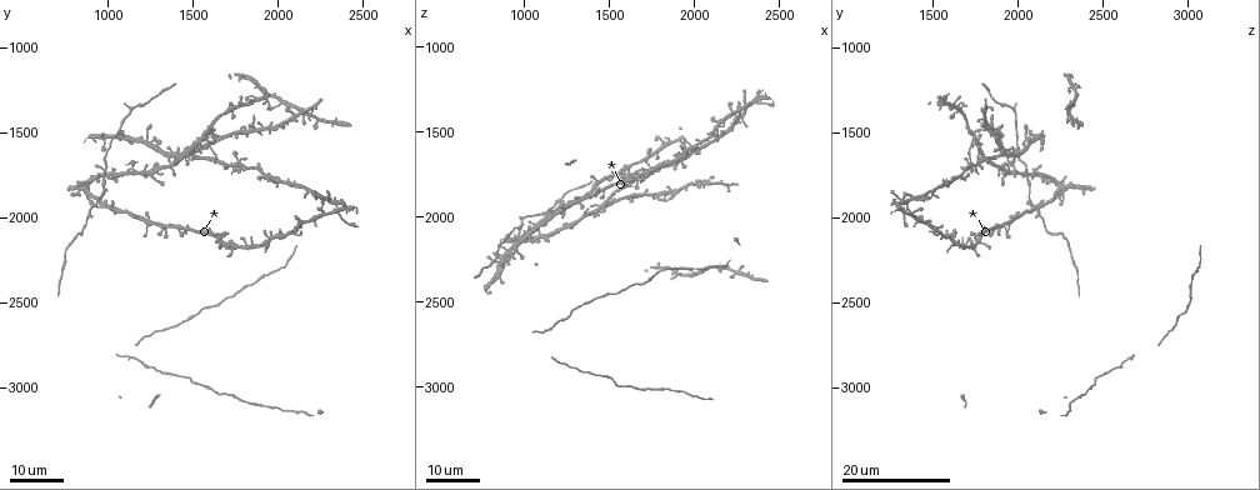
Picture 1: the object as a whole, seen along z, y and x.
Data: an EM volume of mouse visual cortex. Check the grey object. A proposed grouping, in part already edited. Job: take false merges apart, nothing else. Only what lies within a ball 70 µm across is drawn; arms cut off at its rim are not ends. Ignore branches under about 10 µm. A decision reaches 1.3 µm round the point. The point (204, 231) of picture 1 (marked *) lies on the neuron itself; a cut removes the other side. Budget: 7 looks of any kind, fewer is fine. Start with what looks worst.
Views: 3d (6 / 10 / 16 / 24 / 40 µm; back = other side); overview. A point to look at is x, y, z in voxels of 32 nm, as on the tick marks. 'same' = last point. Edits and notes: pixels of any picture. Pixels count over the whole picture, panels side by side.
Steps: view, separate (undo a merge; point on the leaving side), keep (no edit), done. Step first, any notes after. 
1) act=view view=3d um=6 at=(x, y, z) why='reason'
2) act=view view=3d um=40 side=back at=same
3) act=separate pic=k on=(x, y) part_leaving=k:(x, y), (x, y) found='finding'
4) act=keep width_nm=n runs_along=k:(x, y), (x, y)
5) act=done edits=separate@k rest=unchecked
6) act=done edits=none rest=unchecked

act=view view=3d um=16 at=(1880, 1500, 1880)

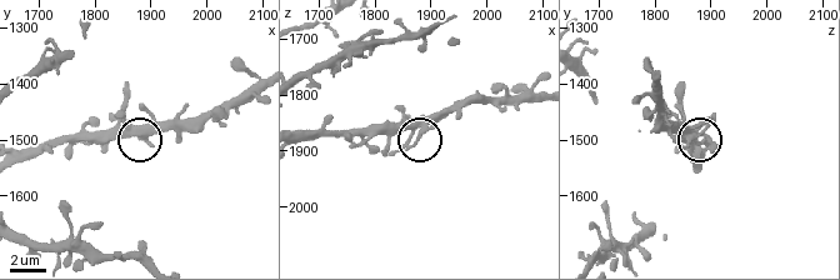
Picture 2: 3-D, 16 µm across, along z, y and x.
act=view view=3d um=6 at=(1885, 1495, 1870) why='zoom in'

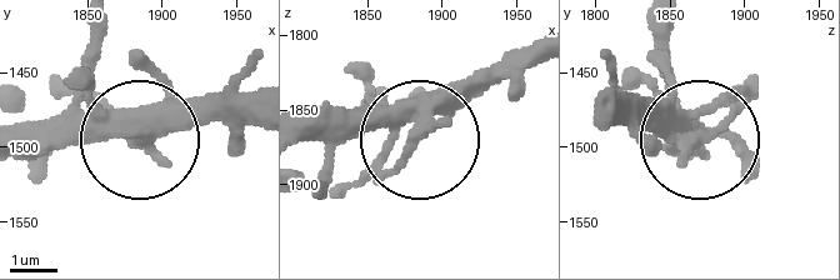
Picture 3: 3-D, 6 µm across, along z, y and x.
act=keep found='one neuron here'

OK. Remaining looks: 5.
act=view view=3d um=24 at=(860, 1820, 2260) why='four or more arms meet'

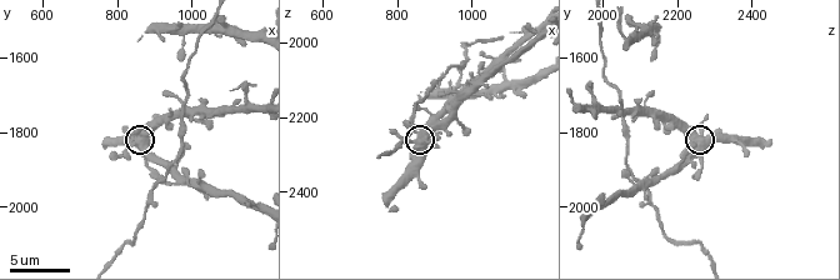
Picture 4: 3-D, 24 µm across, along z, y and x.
act=view view=3d um=6 at=same

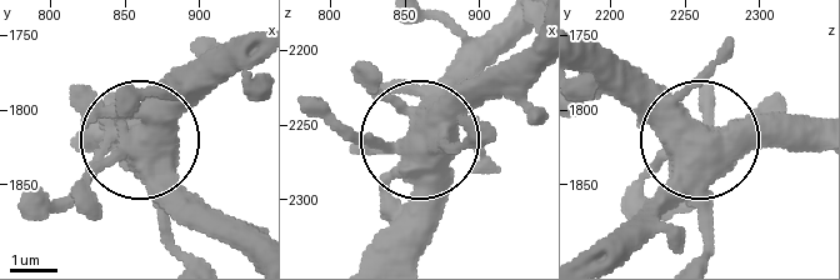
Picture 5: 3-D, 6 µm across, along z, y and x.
act=keep width_nm=570 found='one neuron here'

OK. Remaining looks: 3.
act=view view=3d um=24 at=(1900, 3100, 2320) why='calibre changes'

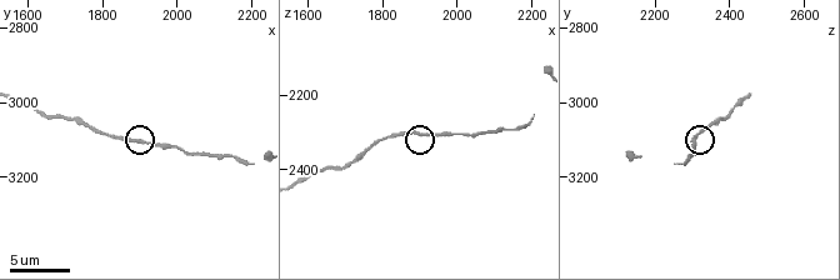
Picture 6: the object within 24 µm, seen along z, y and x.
act=view view=3d um=6 at=(1920, 3110, 2310)

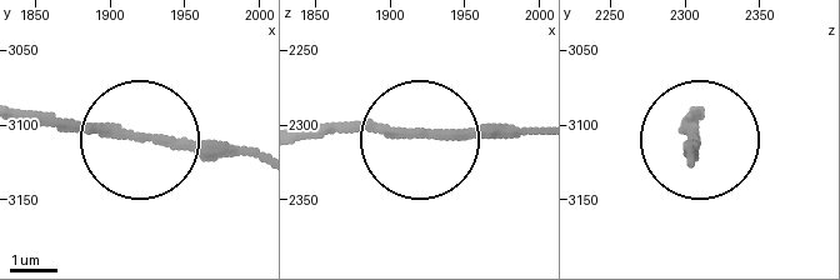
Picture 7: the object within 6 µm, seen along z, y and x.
act=keep width_nm=180 runs_along=7:(26, 110), (253, 149) found='continuous, no second neuron'

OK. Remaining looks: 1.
act=done edits=none rest=unchecked

